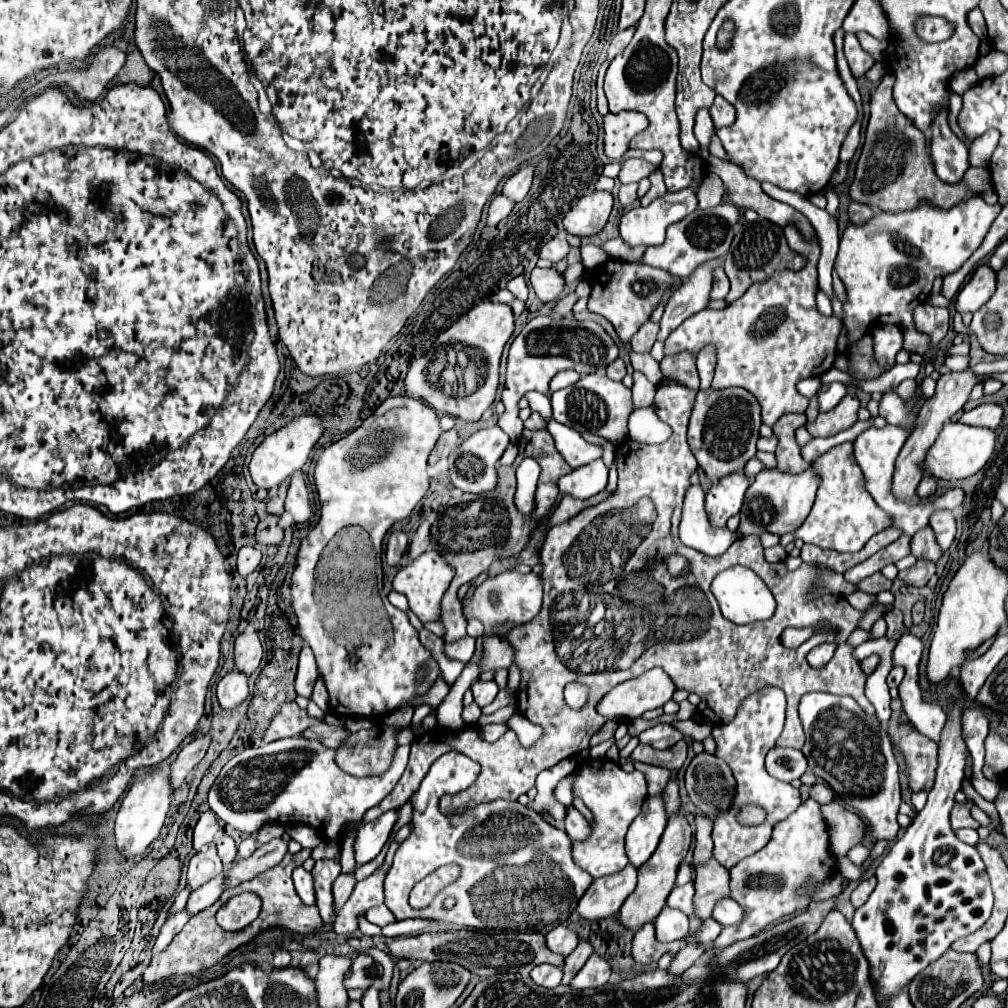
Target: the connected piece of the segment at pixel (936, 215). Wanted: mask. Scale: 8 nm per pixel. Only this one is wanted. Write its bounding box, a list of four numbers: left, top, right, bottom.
[835,195,1001,355]

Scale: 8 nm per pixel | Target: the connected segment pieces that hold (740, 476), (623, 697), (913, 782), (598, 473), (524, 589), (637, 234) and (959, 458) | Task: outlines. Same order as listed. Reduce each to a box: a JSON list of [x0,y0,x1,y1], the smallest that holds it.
[[705,471,749,527],[597,669,675,719],[887,699,938,792],[557,459,607,499],[461,571,543,631],[619,189,697,247],[925,421,997,481]]

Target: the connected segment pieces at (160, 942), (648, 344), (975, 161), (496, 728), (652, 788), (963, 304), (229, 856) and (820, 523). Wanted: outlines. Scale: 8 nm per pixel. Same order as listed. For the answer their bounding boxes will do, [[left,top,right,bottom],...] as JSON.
[[151,911,189,955],[633,321,659,353],[969,129,999,167],[479,725,505,741],[619,757,677,795],[955,265,995,313],[215,837,237,865],[795,443,891,551]]

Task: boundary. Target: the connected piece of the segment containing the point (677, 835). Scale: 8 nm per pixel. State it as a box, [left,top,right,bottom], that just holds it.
[619,811,691,929]

